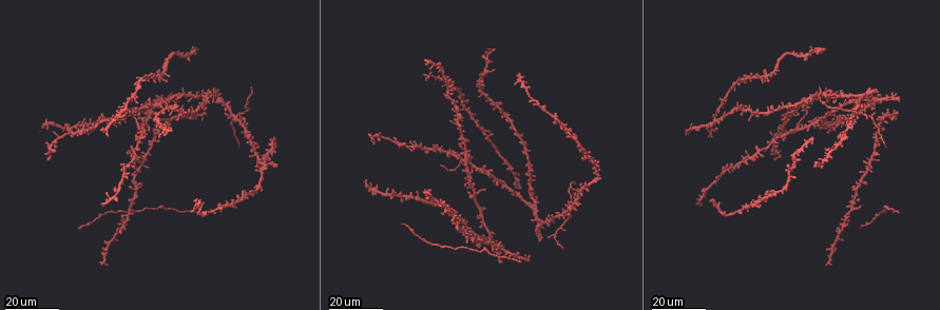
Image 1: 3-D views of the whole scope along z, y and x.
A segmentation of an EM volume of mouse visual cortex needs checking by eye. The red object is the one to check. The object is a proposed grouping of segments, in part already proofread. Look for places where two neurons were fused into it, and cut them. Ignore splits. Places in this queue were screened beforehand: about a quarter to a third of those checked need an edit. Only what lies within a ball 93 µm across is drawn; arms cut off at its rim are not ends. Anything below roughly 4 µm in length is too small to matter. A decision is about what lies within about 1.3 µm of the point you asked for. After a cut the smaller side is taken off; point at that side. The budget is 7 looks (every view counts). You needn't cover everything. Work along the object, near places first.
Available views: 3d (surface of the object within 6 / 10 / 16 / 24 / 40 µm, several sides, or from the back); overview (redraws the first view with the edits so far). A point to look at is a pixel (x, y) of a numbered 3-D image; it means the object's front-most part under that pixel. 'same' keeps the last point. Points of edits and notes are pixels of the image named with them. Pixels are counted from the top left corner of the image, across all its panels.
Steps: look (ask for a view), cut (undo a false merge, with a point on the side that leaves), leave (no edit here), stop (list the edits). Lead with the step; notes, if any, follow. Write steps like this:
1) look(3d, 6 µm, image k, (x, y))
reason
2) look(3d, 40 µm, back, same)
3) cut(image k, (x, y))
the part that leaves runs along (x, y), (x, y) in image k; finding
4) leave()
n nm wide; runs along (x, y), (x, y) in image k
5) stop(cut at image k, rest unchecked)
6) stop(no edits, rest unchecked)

look(3d, 16 µm, image 1, (463, 161))
three-way junction

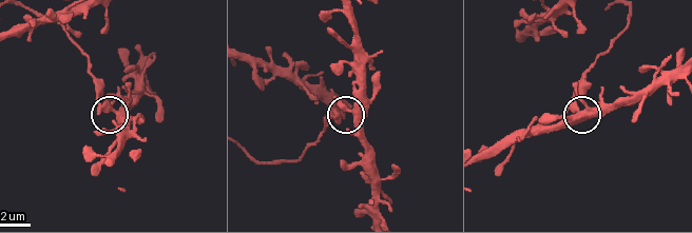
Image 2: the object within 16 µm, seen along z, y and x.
look(3d, 10 µm, image 2, (573, 102))
closer look

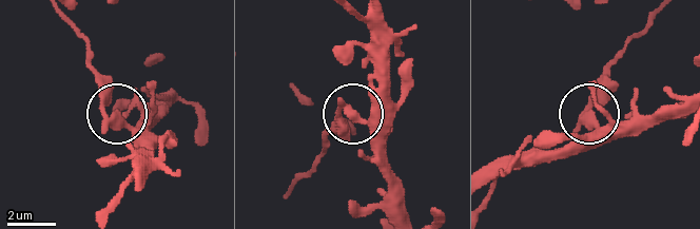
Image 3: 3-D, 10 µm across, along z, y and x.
look(3d, 6 µm, image 3, (587, 113))

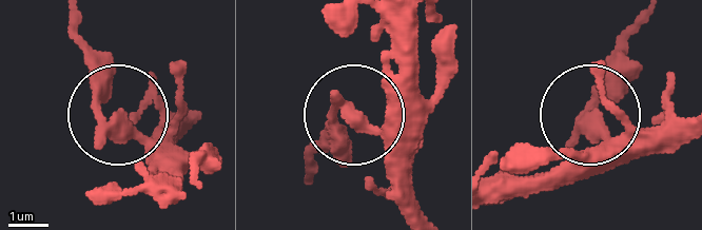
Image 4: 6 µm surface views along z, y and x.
cut(image 4, (95, 77))
320 nm wide; a second neuron is stuck on

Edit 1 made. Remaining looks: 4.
look(overview)
redraw

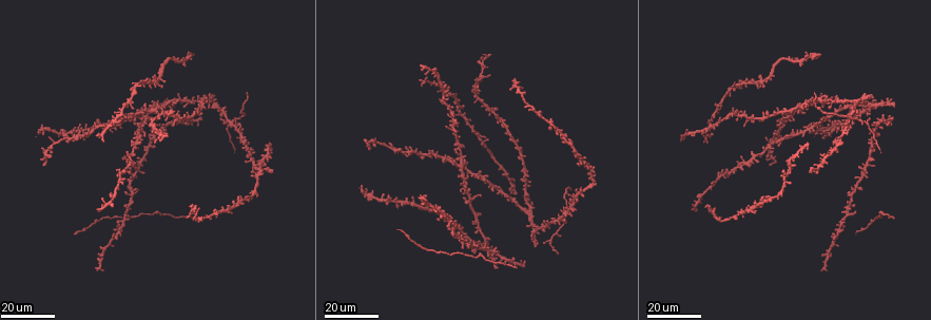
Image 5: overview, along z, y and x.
look(3d, 16 µm, image 5, (849, 213))
side arm on a straight run

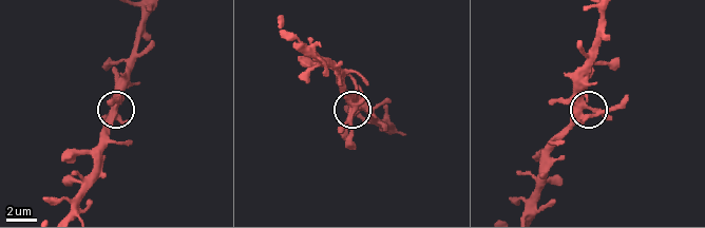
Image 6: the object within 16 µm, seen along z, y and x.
look(3d, 6 µm, image 6, (348, 117))

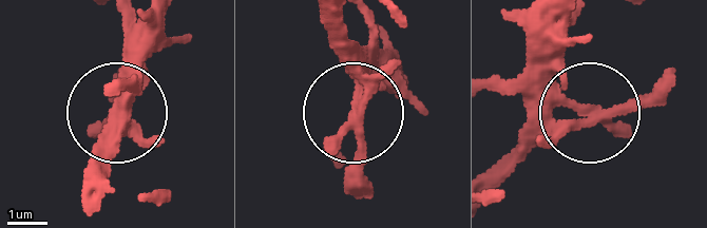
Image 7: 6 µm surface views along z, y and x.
leave()
230 nm wide; all the same neuron

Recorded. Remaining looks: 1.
stop(cut at image 4, rest unchecked)

